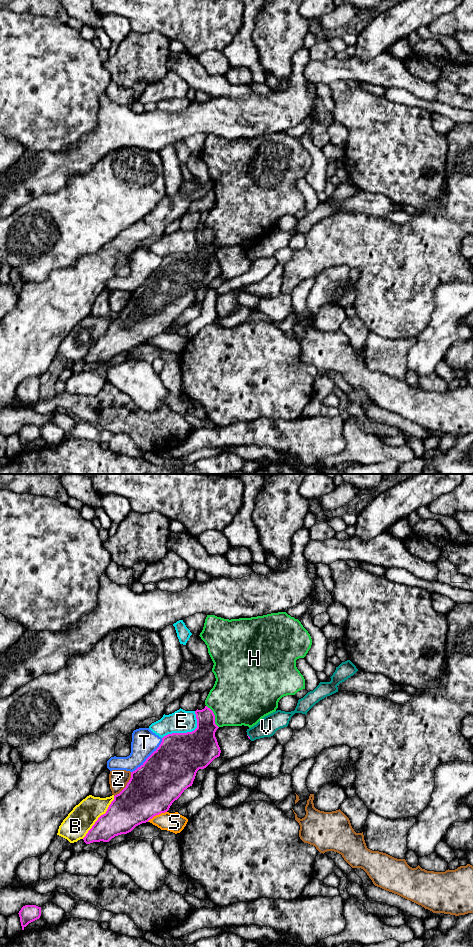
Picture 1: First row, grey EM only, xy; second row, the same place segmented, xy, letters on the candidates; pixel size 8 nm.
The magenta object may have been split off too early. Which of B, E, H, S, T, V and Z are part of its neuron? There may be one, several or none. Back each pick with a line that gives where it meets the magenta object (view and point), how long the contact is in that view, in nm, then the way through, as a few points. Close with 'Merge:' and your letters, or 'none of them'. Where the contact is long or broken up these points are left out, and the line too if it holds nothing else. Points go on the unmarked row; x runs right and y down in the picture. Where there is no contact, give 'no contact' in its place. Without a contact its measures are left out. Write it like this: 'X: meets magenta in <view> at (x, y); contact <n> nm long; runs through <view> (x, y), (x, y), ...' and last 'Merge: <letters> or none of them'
V: meets magenta in xy at (248, 256); contact 50 nm long; runs through xy (247, 255), (248, 256), (266, 247)
Merge: V

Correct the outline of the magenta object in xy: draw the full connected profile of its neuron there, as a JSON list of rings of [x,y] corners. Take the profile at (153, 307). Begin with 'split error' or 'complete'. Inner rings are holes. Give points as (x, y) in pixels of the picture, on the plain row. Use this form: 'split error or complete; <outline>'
complete; [[[205,226],[202,230],[197,229],[195,234],[197,248],[194,251],[164,256],[159,267],[140,287],[131,292],[126,307],[114,316],[106,333],[98,338],[83,358],[86,364],[109,362],[115,356],[127,354],[154,336],[167,332],[172,323],[192,306],[197,291],[206,288],[220,276],[221,270],[215,257],[219,247],[215,244],[213,231]]]

